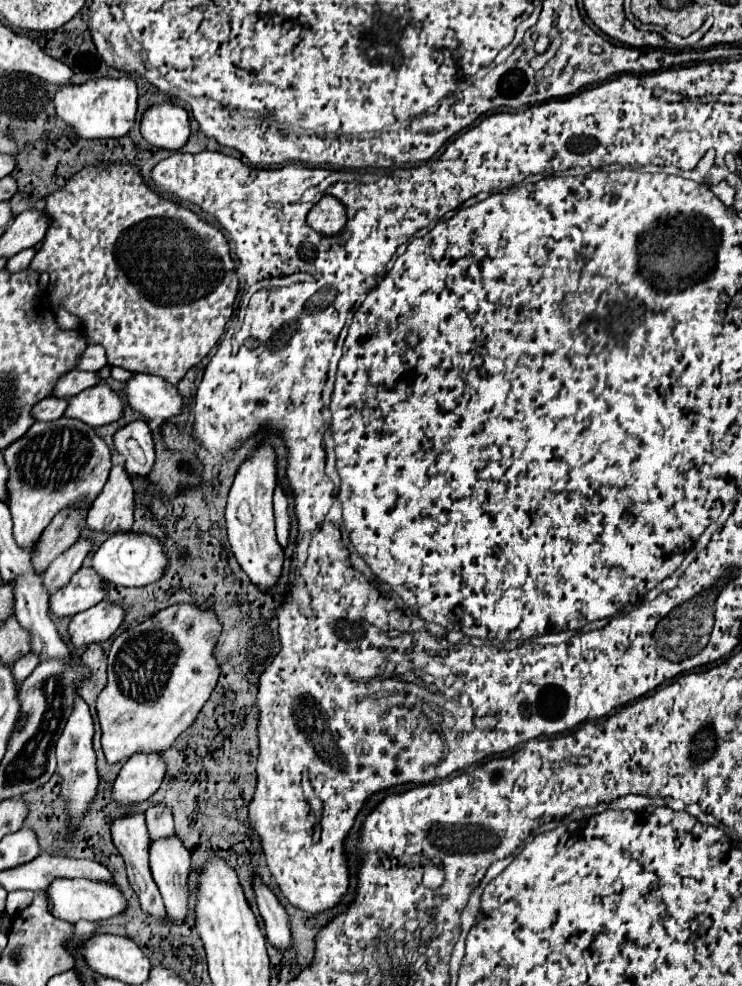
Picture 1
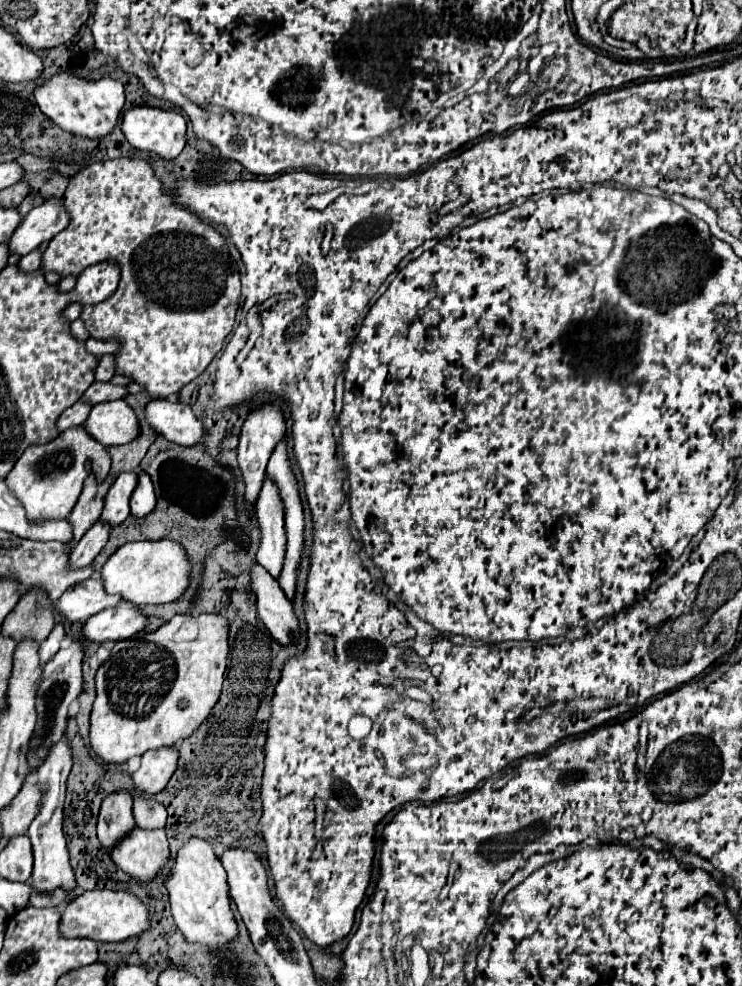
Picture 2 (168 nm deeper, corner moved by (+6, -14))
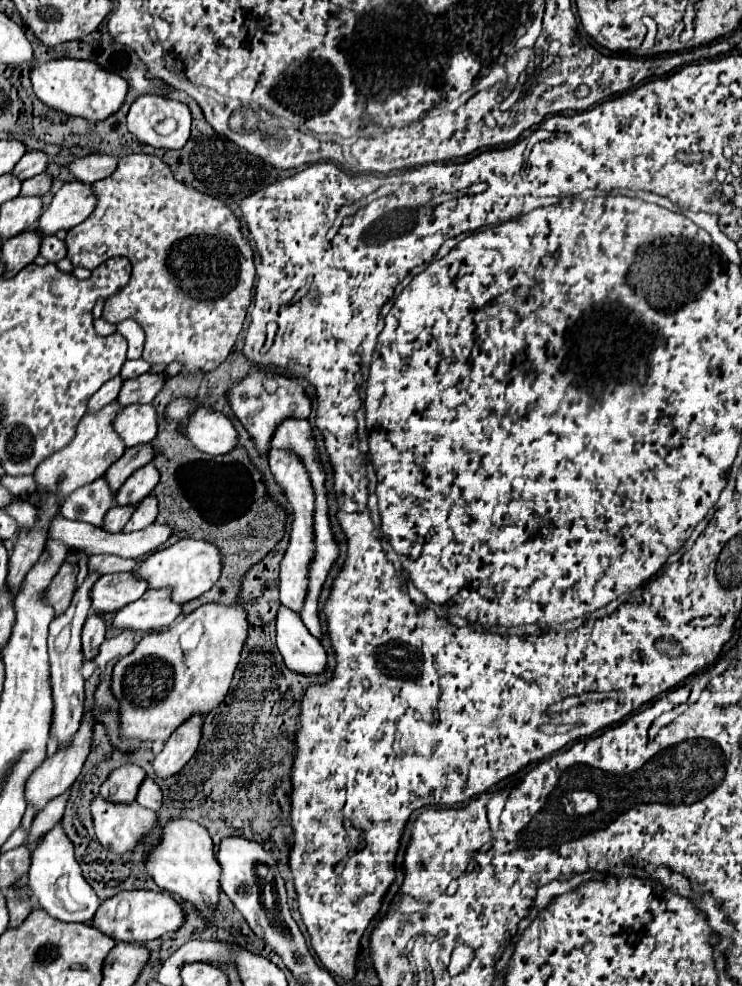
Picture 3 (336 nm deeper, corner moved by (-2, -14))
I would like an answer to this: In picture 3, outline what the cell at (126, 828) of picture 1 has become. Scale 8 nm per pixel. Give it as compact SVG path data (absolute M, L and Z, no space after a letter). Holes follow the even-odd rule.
M124 764L110 772L110 776L100 786L100 794L114 798L114 802L132 802L136 800L136 792L144 776L146 772L138 764Z

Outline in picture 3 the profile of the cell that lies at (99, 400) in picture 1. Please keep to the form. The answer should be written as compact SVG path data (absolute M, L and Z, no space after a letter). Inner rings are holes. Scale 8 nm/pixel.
M130 404L118 412L114 422L118 428L120 438L124 440L126 448L136 444L148 444L156 438L158 432L158 416L152 404Z

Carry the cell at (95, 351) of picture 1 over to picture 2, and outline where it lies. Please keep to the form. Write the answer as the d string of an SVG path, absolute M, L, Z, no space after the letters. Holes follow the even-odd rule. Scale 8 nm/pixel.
M104 354L94 370L94 378L96 382L108 382L114 376L114 356Z

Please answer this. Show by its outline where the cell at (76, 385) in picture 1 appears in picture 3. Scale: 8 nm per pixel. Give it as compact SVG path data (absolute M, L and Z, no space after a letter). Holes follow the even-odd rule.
M148 372L148 374L134 378L134 380L126 380L120 390L118 402L122 402L122 406L150 404L156 398L156 394L162 390L164 382L166 382L166 376L162 372L160 374Z

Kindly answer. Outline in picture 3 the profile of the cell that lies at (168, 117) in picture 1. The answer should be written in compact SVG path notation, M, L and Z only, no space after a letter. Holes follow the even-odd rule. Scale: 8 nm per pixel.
M144 94L140 96L128 112L128 130L142 142L150 144L154 148L182 148L188 138L190 138L190 110L186 104L162 98L162 96L152 96Z

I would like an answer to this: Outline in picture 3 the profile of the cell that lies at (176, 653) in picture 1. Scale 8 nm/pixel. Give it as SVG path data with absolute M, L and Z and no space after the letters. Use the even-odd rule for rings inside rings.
M204 604L182 622L146 634L132 654L116 662L112 672L112 694L120 700L122 736L166 742L190 714L208 714L216 708L228 694L246 638L248 614L240 604Z

